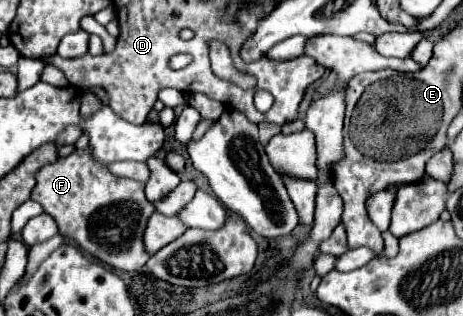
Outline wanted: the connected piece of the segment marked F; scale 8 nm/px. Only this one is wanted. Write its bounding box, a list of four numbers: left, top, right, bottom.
[31,149,155,271]

